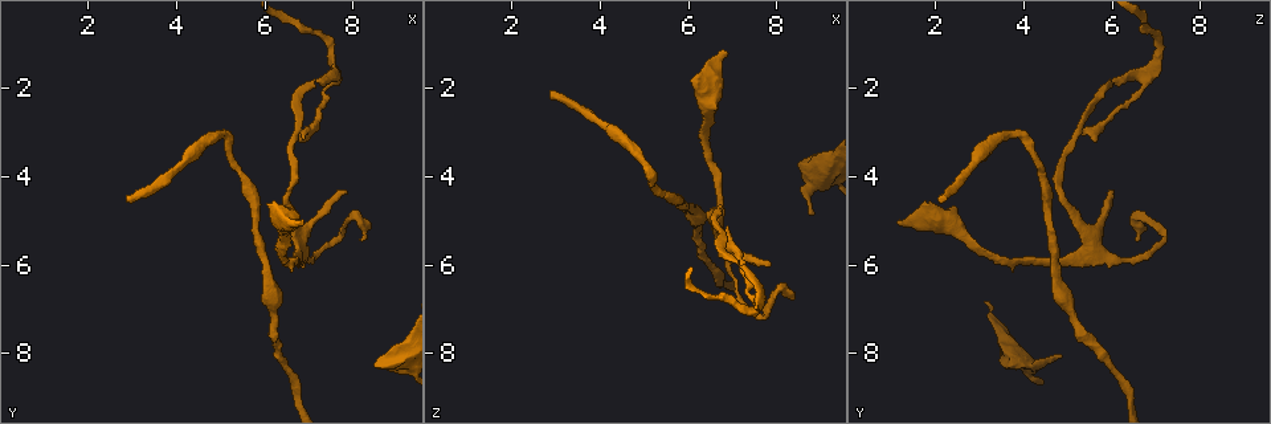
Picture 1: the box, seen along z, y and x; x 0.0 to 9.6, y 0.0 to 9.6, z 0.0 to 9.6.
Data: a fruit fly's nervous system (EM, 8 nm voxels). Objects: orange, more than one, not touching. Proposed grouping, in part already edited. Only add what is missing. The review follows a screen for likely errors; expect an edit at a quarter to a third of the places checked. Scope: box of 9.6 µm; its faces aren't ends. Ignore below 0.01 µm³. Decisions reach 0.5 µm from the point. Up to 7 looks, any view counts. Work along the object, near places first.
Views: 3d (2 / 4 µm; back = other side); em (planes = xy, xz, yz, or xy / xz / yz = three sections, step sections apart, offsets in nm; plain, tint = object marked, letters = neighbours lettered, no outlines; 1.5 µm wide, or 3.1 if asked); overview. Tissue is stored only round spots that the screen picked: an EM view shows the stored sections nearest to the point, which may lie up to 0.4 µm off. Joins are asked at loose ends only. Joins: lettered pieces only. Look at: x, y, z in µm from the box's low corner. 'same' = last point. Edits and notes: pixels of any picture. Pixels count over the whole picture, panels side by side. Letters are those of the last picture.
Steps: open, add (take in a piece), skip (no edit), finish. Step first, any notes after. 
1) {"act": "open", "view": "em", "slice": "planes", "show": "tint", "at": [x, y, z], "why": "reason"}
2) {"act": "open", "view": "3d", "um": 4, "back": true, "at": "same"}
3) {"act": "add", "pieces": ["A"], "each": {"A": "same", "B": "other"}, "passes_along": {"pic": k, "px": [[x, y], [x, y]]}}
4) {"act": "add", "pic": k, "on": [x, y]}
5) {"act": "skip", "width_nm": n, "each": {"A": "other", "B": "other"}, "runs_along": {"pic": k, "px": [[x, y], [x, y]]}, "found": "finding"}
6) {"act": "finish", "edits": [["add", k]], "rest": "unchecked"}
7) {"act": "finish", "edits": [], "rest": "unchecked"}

{"act": "open", "view": "3d", "um": 2, "back": true, "at": [8.75, 8.10, 4.95], "why": "free end"}

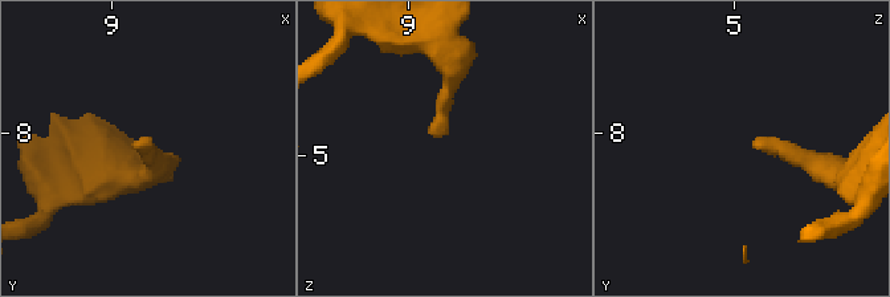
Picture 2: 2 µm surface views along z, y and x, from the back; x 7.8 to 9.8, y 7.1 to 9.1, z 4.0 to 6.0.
{"act": "open", "view": "em", "slice": "yz", "step": 4, "show": "letters", "at": [8.80, 8.04, 4.88], "why": "need the tissue"}

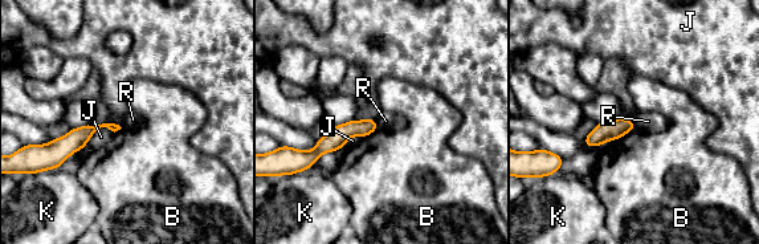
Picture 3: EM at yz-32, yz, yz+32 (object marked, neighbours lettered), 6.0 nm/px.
{"act": "open", "view": "em", "slice": "planes", "show": "letters", "at": "same"}

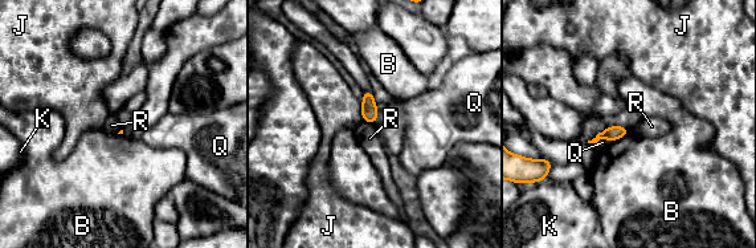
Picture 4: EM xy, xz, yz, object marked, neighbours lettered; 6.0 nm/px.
{"act": "skip", "each": {"B": "other", "J": "other", "K": "other", "Q": "other", "R": "other"}, "border": {"pic": 4, "px": [[363, 120], [374, 125]]}, "found": "none of them fits"}

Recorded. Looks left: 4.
{"act": "open", "view": "3d", "um": 4, "at": [7.85, 4.30, 6.00], "why": "an open end"}

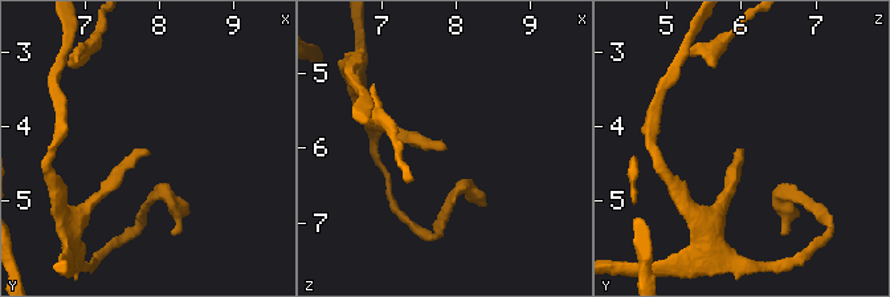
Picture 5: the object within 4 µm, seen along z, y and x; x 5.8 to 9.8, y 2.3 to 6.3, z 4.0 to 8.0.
{"act": "open", "view": "em", "slice": "planes", "show": "plain", "at": [7.80, 4.35, 6.00], "why": "need the tissue"}

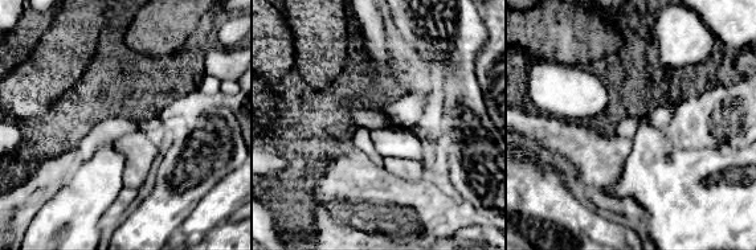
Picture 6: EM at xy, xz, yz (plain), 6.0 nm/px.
{"act": "open", "view": "em", "slice": "planes", "show": "letters", "at": "same"}

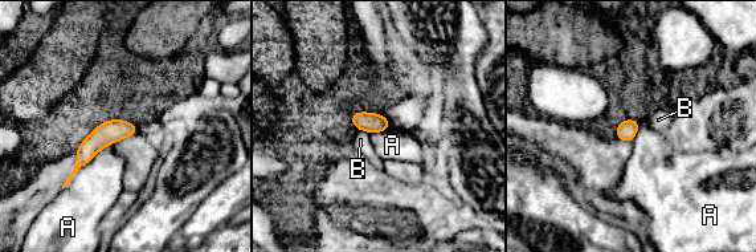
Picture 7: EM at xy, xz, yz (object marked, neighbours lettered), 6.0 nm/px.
{"act": "skip", "each": {"A": "other", "B": "other"}, "runs_along": {"pic": 7, "px": [[133, 127], [106, 133], [80, 162]]}, "found": "no lettered piece goes on from it"}

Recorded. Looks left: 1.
{"act": "finish", "edits": [], "rest": "unchecked"}

